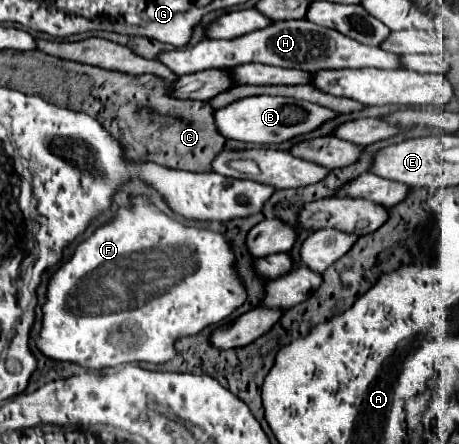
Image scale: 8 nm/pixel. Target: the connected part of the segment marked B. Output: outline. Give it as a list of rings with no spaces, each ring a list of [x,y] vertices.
[[[249,96],[219,110],[213,110],[215,126],[225,138],[255,142],[255,144],[273,144],[273,142],[291,140],[321,126],[325,120],[333,116],[337,116],[337,112],[329,108],[295,98],[283,98],[283,96]]]

